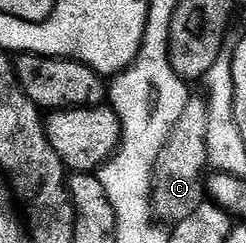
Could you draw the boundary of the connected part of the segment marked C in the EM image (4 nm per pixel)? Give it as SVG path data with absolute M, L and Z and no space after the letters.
M189 97L185 110L174 132L170 132L168 146L163 149L156 173L152 176L152 213L161 223L175 224L186 220L194 208L206 201L206 173L208 165L208 145L206 132L210 128L208 103L203 97Z

